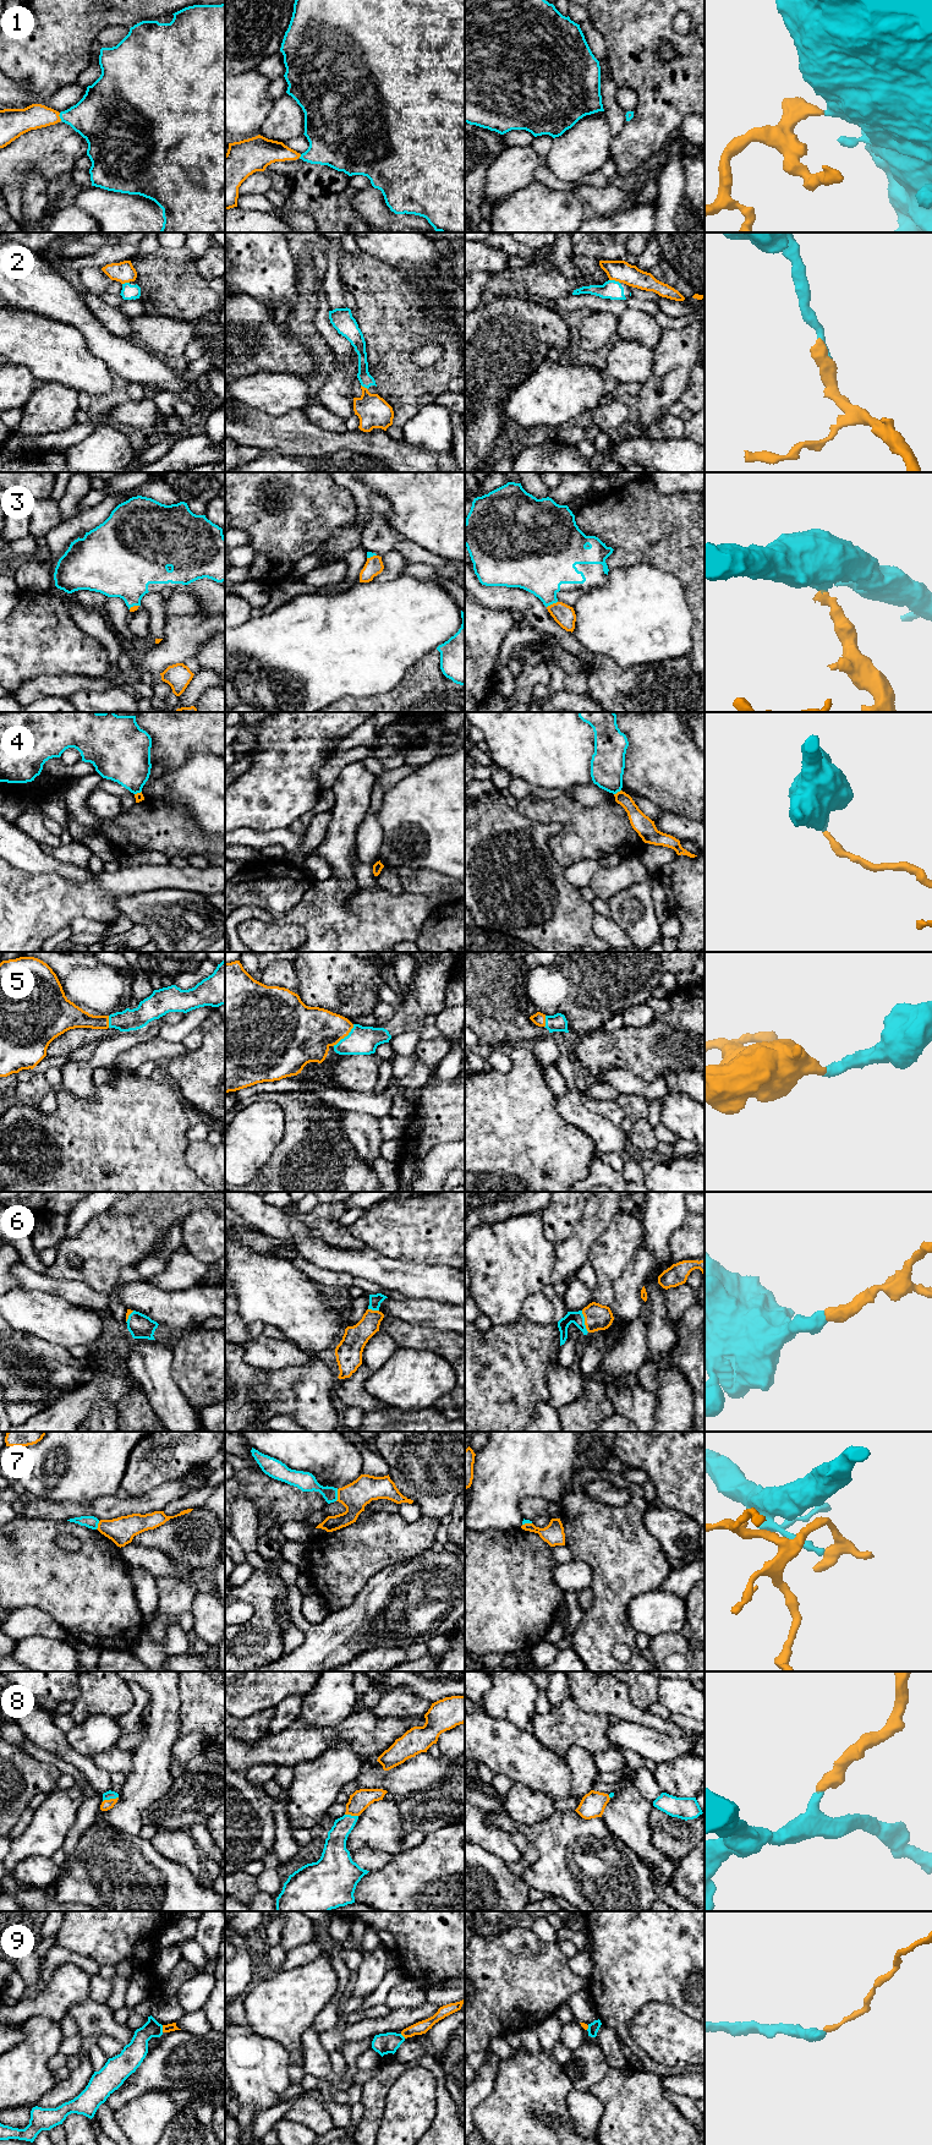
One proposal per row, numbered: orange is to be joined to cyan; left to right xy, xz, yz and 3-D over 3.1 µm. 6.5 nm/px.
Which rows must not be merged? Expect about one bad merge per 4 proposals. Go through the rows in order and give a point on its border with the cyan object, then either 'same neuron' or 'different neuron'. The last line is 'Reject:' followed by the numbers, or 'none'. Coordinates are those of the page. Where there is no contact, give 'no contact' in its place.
1: xy (59, 115) | same neuron
2: yz (614, 280) | different neuron
3: yz (552, 603) | same neuron
4: yz (617, 792) | different neuron
5: xz (345, 1037) | same neuron
6: yz (584, 1322) | same neuron
7: xz (336, 1495) | different neuron
8: xy (110, 1798) | same neuron
9: xy (162, 2029) | different neuron
Reject: 2, 4, 7, 9

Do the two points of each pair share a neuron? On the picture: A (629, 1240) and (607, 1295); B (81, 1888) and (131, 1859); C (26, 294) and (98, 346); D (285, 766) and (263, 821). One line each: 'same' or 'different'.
A: same
B: same
C: same
D: same

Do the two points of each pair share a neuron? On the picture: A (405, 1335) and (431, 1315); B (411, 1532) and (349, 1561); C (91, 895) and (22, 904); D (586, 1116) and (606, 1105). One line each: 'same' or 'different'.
A: different
B: same
C: same
D: different

